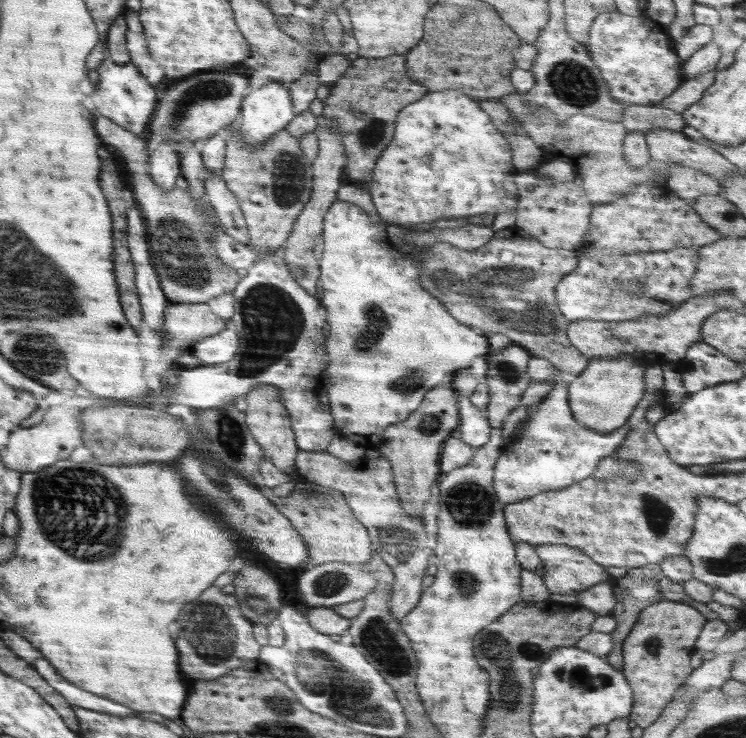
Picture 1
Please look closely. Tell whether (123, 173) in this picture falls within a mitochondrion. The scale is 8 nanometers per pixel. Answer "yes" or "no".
no

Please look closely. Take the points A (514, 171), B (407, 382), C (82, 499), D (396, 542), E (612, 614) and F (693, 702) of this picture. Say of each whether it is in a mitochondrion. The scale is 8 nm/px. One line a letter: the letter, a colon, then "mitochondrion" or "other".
A: other
B: mitochondrion
C: mitochondrion
D: mitochondrion
E: other
F: other

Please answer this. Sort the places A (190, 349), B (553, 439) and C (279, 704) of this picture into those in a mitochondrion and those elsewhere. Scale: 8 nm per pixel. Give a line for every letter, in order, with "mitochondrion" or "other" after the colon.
A: other
B: other
C: mitochondrion

